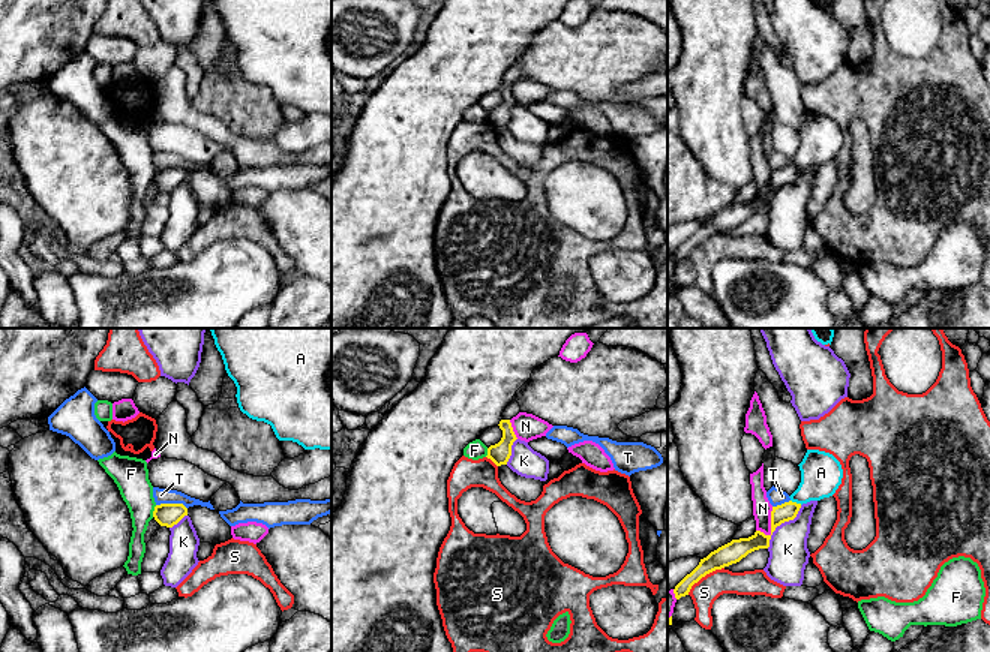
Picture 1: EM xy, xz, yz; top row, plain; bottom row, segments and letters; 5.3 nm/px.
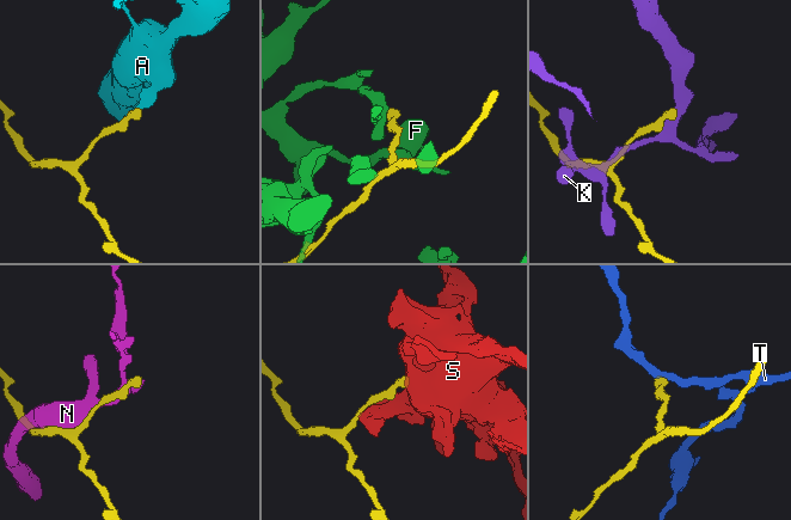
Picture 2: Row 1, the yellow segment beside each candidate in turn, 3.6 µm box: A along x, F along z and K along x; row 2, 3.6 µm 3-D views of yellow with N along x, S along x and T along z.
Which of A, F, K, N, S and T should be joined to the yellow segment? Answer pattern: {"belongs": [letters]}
{"belongs": []}

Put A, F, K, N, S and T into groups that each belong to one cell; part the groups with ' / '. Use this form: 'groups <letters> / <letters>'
groups A / F / K / N / S / T

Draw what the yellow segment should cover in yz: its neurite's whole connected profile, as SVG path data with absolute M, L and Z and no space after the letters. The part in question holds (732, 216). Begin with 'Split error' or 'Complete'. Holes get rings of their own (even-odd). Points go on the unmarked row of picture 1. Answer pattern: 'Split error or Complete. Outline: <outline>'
Complete. Outline: M756 195L748 202L732 204L730 207L711 216L706 222L700 223L699 229L675 250L675 262L680 264L681 261L688 259L692 250L706 238L736 228L754 214L768 213L770 204L771 199Z

